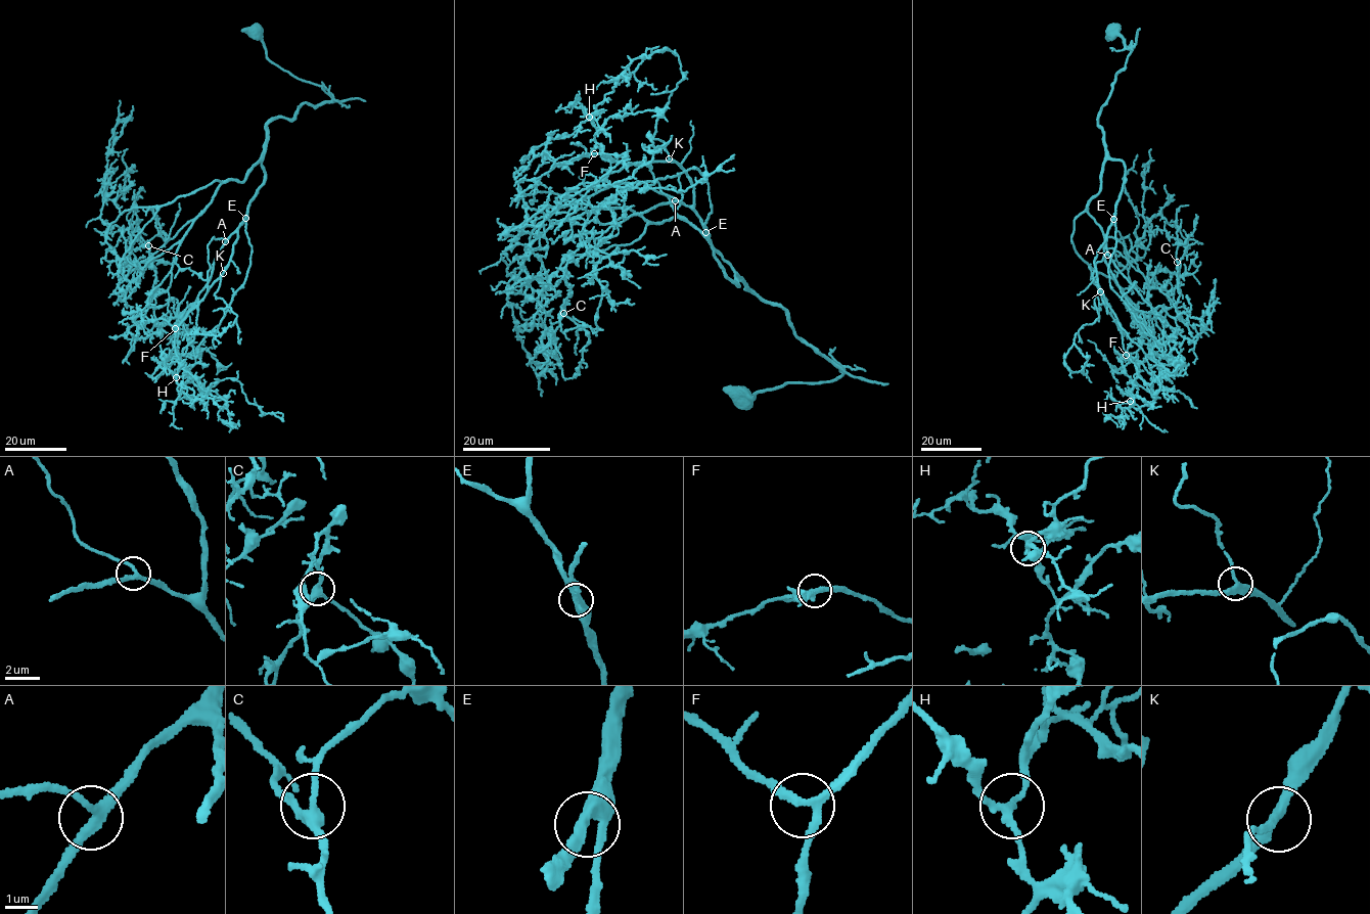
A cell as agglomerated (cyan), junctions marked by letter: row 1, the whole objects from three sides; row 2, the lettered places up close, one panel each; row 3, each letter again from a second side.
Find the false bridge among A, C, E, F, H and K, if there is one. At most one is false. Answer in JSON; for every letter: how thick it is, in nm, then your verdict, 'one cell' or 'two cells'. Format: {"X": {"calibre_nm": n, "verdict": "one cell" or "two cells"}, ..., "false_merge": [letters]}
{"A": {"calibre_nm": 240, "verdict": "one cell"}, "C": {"calibre_nm": 280, "verdict": "one cell"}, "E": {"calibre_nm": 360, "verdict": "one cell"}, "F": {"calibre_nm": 200, "verdict": "one cell"}, "H": {"calibre_nm": 140, "verdict": "one cell"}, "K": {"calibre_nm": 280, "verdict": "one cell"}, "false_merge": []}

